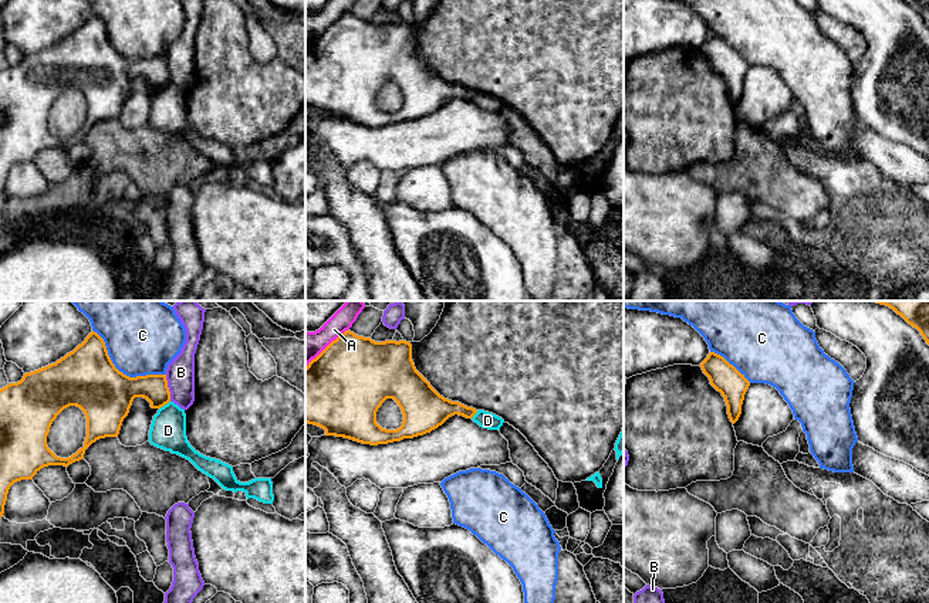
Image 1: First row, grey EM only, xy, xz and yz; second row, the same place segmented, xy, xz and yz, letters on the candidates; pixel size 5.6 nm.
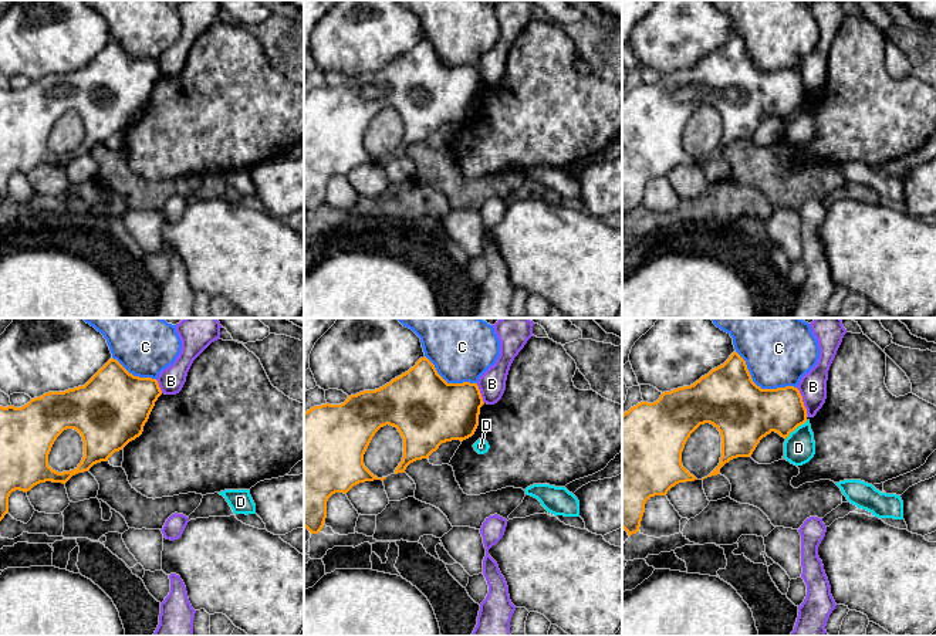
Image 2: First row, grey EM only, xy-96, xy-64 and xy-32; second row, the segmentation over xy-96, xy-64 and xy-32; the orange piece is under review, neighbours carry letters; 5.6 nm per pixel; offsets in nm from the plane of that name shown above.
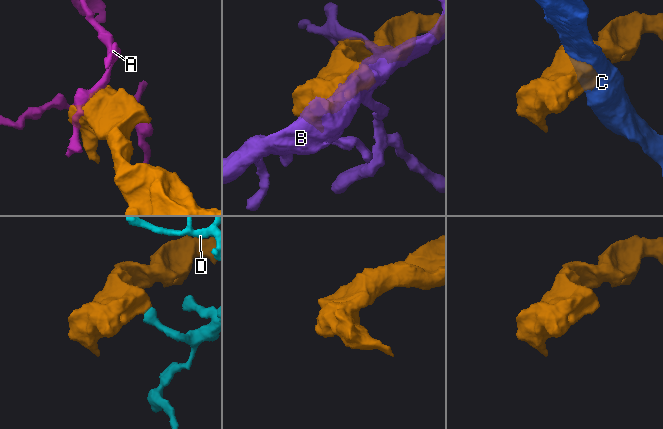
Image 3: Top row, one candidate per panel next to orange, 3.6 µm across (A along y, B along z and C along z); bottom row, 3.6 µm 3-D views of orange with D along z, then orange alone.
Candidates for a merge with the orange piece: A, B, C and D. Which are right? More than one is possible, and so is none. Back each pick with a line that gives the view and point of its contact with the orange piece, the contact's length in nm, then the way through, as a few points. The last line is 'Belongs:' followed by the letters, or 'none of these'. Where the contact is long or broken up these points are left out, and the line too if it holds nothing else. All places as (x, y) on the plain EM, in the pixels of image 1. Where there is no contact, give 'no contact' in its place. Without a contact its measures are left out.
Belongs: none of these

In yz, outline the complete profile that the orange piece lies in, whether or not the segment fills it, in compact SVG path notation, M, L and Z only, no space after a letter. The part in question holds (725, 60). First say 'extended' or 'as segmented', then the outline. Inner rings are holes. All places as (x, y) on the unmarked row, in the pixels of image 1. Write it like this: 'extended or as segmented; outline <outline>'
as segmented; outline M710 34L700 45L710 67L722 75L727 88L727 96L734 106L741 96L741 87L750 64L723 38Z

